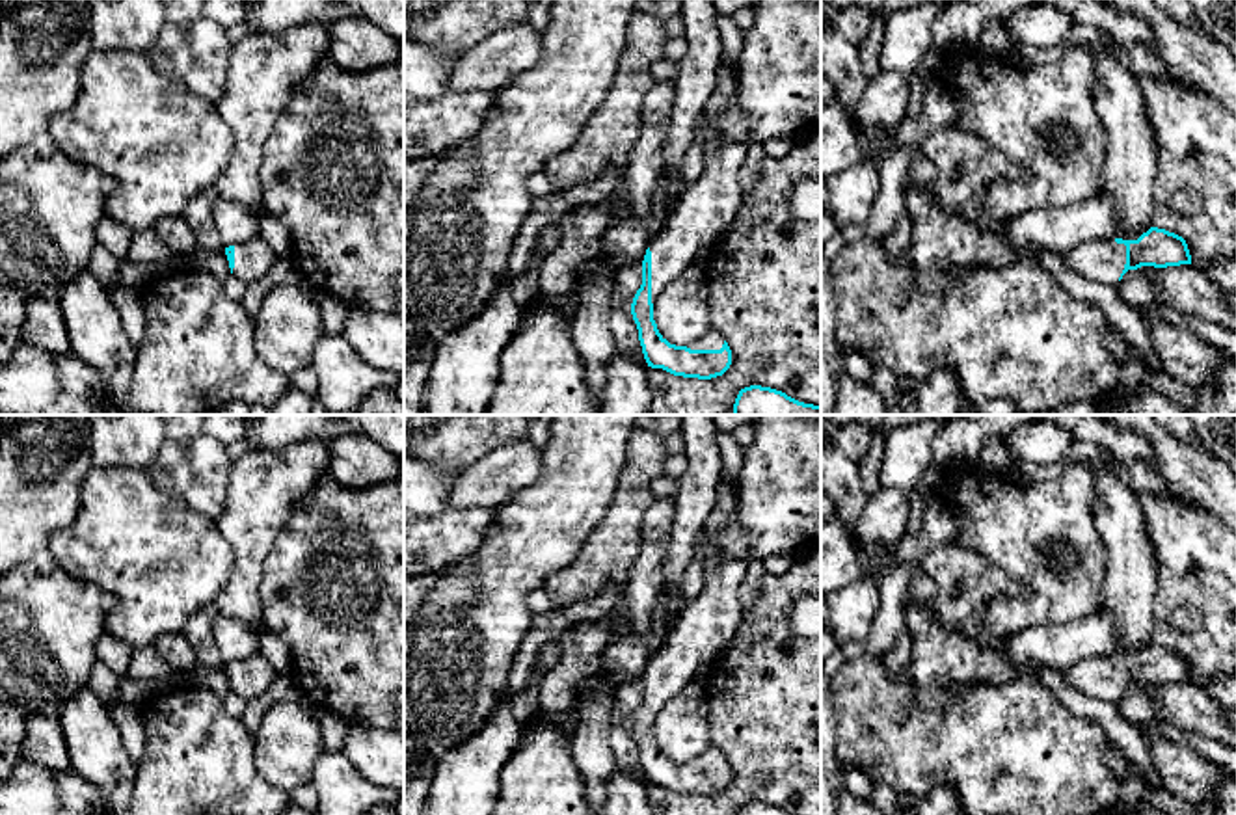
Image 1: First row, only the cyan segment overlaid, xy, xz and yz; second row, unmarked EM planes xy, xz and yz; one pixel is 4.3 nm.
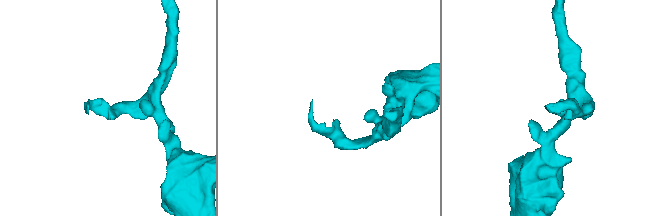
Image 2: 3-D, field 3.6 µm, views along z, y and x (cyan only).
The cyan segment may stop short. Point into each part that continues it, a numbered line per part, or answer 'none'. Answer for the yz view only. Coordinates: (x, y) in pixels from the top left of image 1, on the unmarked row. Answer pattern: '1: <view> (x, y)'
1: yz (1102, 678)

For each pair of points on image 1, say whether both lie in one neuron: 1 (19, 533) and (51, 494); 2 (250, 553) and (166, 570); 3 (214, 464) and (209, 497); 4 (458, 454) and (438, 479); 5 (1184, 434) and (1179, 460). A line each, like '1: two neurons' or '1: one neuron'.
1: one neuron
2: two neurons
3: one neuron
4: two neurons
5: two neurons

